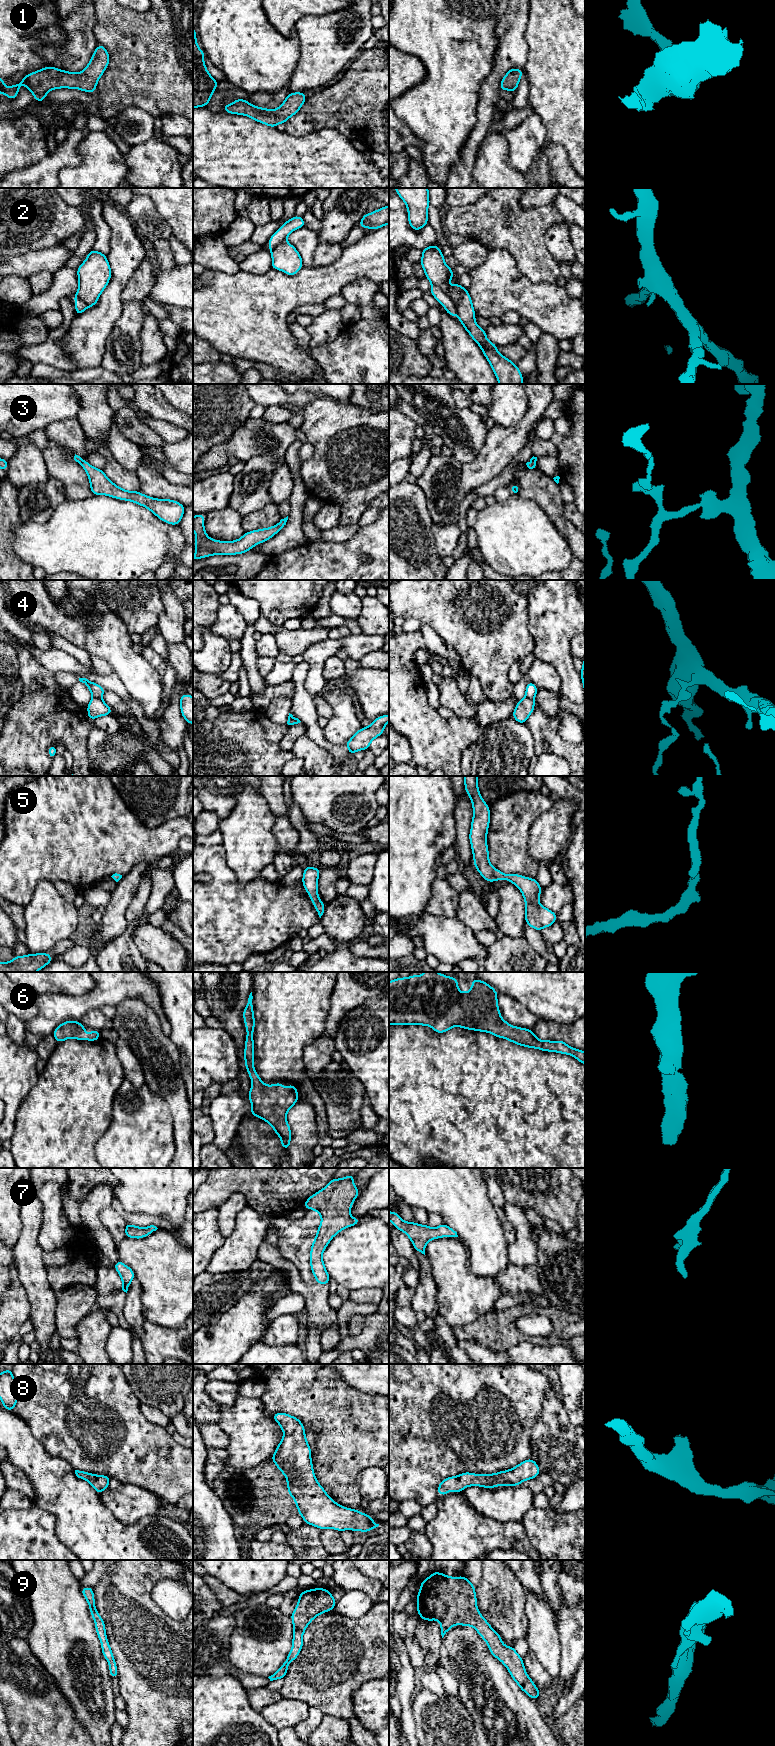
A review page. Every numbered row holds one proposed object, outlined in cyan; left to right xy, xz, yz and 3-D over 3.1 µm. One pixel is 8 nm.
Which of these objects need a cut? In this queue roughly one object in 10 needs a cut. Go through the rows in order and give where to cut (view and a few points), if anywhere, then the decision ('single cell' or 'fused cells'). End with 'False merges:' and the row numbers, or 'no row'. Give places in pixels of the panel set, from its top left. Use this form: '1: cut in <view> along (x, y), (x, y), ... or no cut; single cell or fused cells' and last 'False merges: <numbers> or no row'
1: no cut; single cell
2: cut in yz along (432, 284), (438, 285), (448, 295), (457, 312); fused cells
3: no cut; single cell
4: cut in xy along (93, 697), (101, 699); fused cells
5: no cut; single cell
6: no cut; single cell
7: no cut; single cell
8: no cut; single cell
9: no cut; single cell
False merges: 2, 4

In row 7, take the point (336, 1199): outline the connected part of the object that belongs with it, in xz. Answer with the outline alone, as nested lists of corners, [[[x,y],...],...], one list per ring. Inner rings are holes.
[[[352,1174],[341,1179],[333,1178],[323,1189],[310,1196],[303,1204],[305,1209],[315,1210],[321,1215],[321,1224],[317,1229],[317,1234],[310,1250],[310,1266],[318,1284],[325,1285],[330,1282],[331,1277],[325,1268],[322,1258],[330,1240],[341,1230],[361,1223],[359,1218],[349,1215],[354,1200],[360,1194],[359,1189],[354,1186],[354,1177],[355,1175]]]

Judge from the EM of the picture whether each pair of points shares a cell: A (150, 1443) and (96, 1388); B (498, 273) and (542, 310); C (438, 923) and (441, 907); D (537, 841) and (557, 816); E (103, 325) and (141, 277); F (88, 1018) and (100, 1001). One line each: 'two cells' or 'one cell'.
A: one cell
B: one cell
C: two cells
D: one cell
E: two cells
F: two cells

